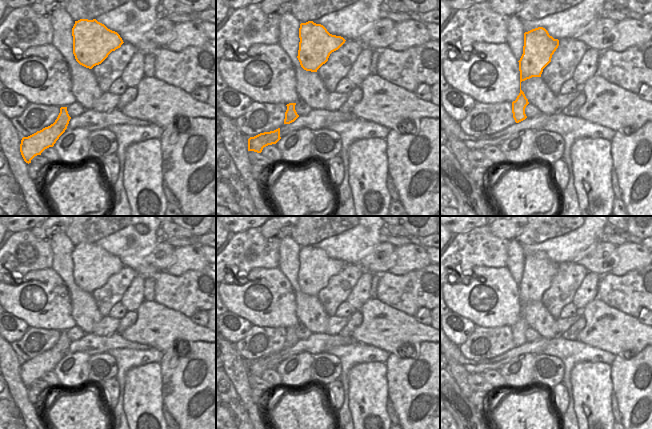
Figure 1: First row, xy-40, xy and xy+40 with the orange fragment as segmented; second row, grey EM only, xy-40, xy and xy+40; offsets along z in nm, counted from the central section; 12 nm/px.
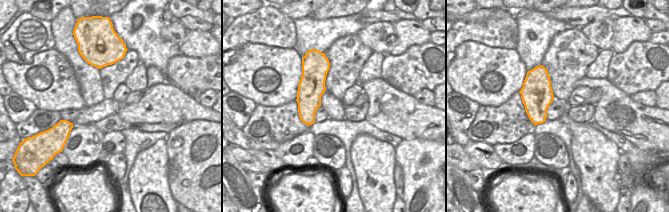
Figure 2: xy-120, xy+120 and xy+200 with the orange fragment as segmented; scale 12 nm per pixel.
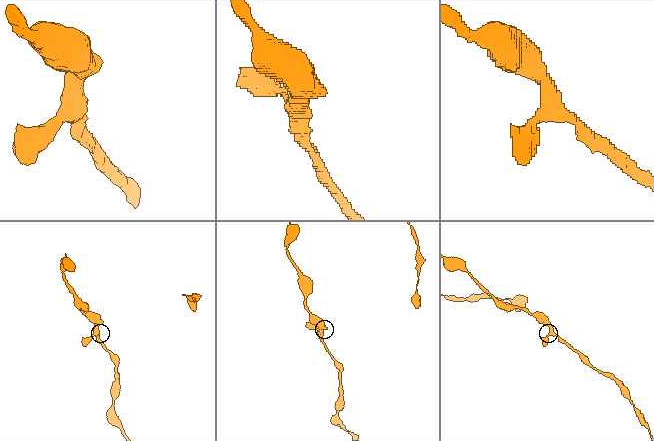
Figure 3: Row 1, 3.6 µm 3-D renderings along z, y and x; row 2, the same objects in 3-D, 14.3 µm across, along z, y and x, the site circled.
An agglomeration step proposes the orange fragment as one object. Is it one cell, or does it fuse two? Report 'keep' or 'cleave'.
keep

